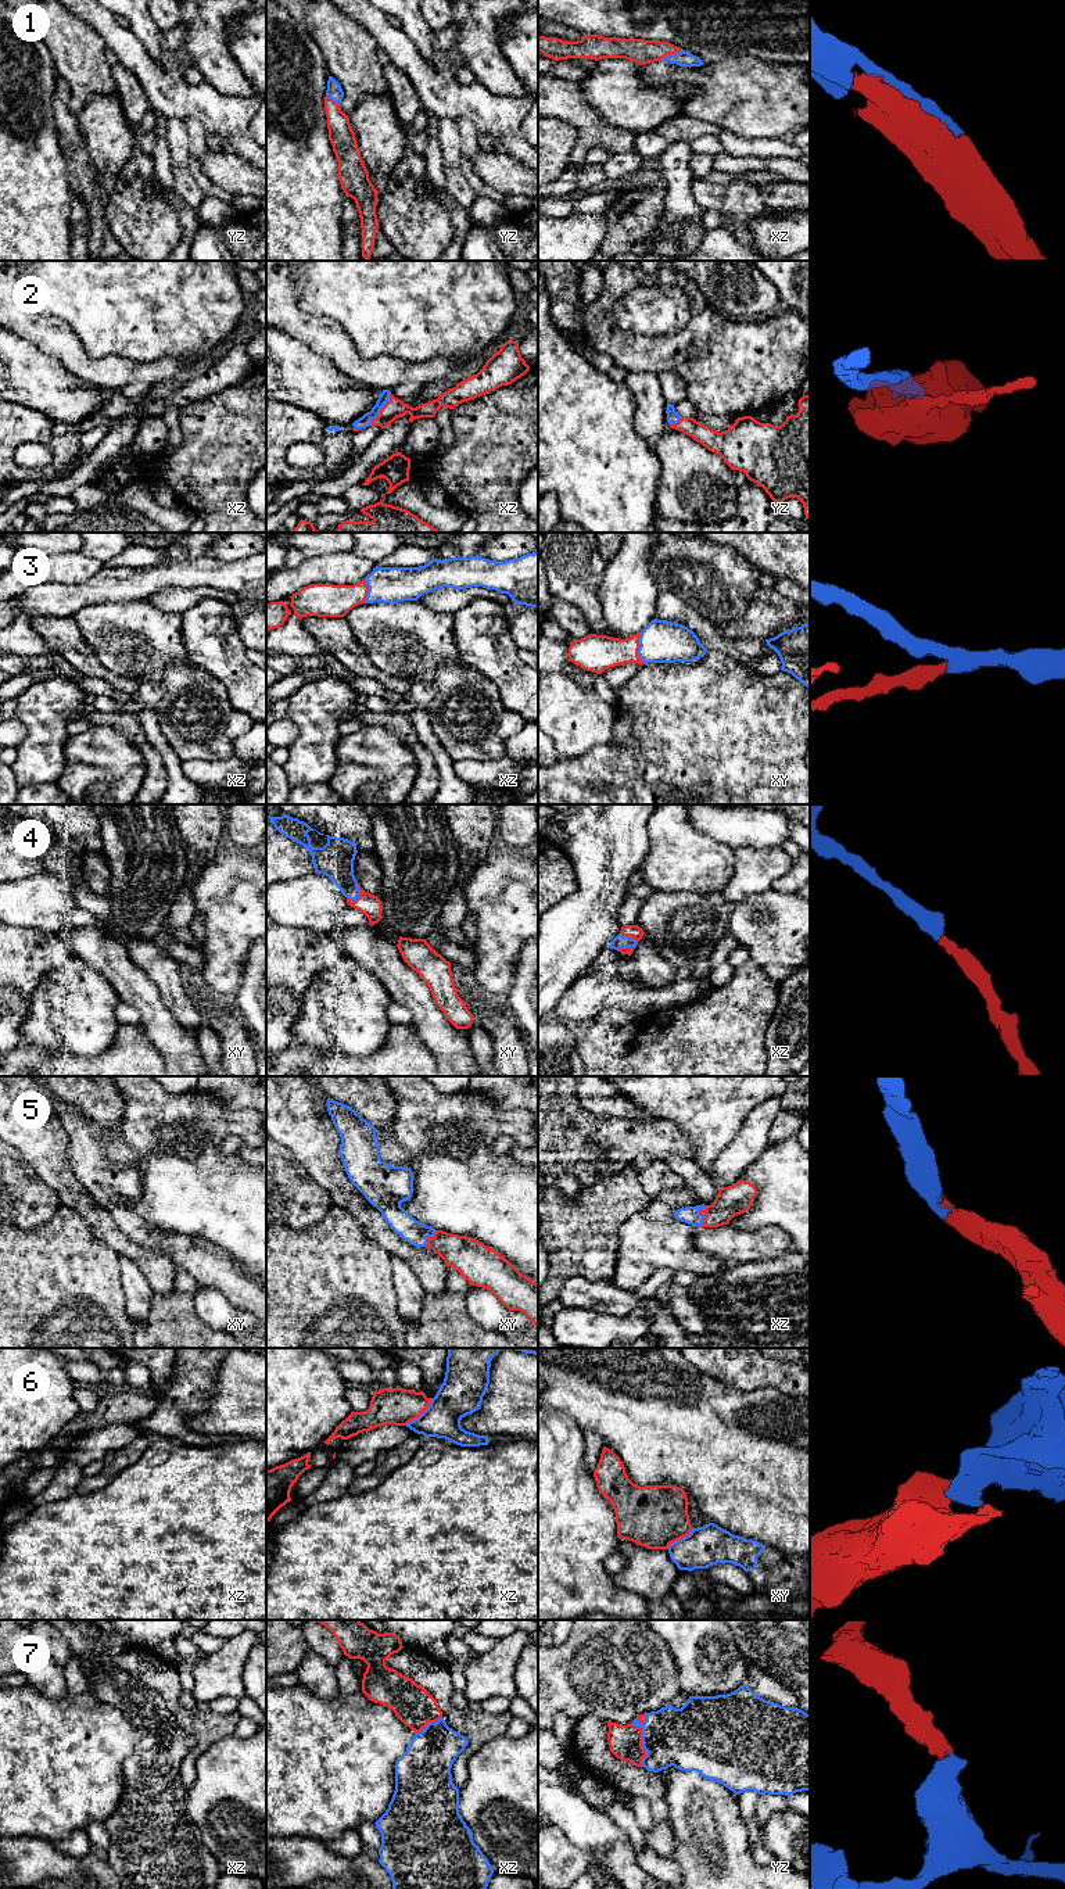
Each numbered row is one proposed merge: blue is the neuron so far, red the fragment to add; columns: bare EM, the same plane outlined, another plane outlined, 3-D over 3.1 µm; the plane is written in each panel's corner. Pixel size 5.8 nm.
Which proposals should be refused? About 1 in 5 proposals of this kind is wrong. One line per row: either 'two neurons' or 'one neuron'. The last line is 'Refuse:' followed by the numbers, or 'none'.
1: one neuron
2: one neuron
3: one neuron
4: one neuron
5: one neuron
6: two neurons
7: one neuron
Refuse: 6

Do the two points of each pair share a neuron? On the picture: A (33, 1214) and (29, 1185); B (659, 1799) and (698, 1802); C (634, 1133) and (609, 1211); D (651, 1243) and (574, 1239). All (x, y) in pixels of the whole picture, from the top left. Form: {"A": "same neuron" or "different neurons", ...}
{"A": "same neuron", "B": "different neurons", "C": "different neurons", "D": "different neurons"}

